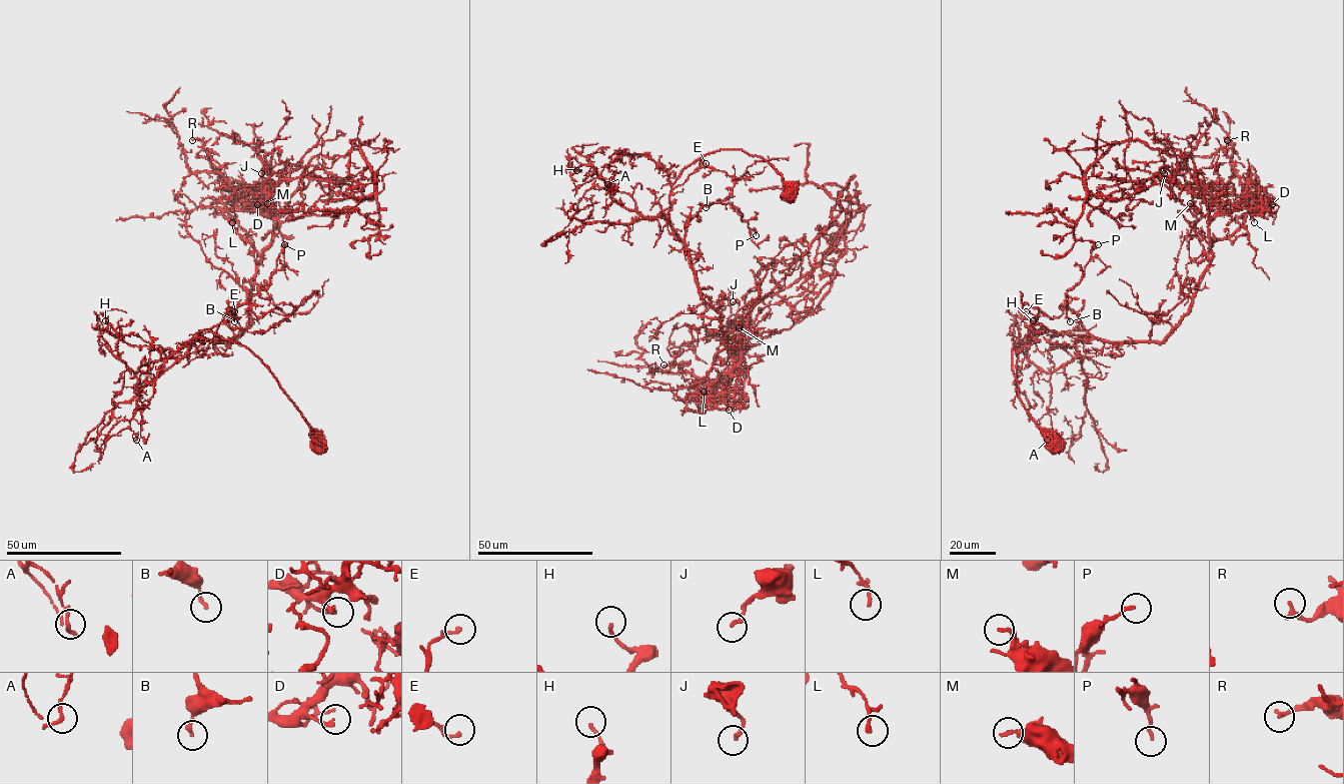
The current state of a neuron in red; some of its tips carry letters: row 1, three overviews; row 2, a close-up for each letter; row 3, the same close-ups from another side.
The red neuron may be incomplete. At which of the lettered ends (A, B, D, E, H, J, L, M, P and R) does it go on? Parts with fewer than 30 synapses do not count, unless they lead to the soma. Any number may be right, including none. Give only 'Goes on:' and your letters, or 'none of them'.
Goes on: none of them

